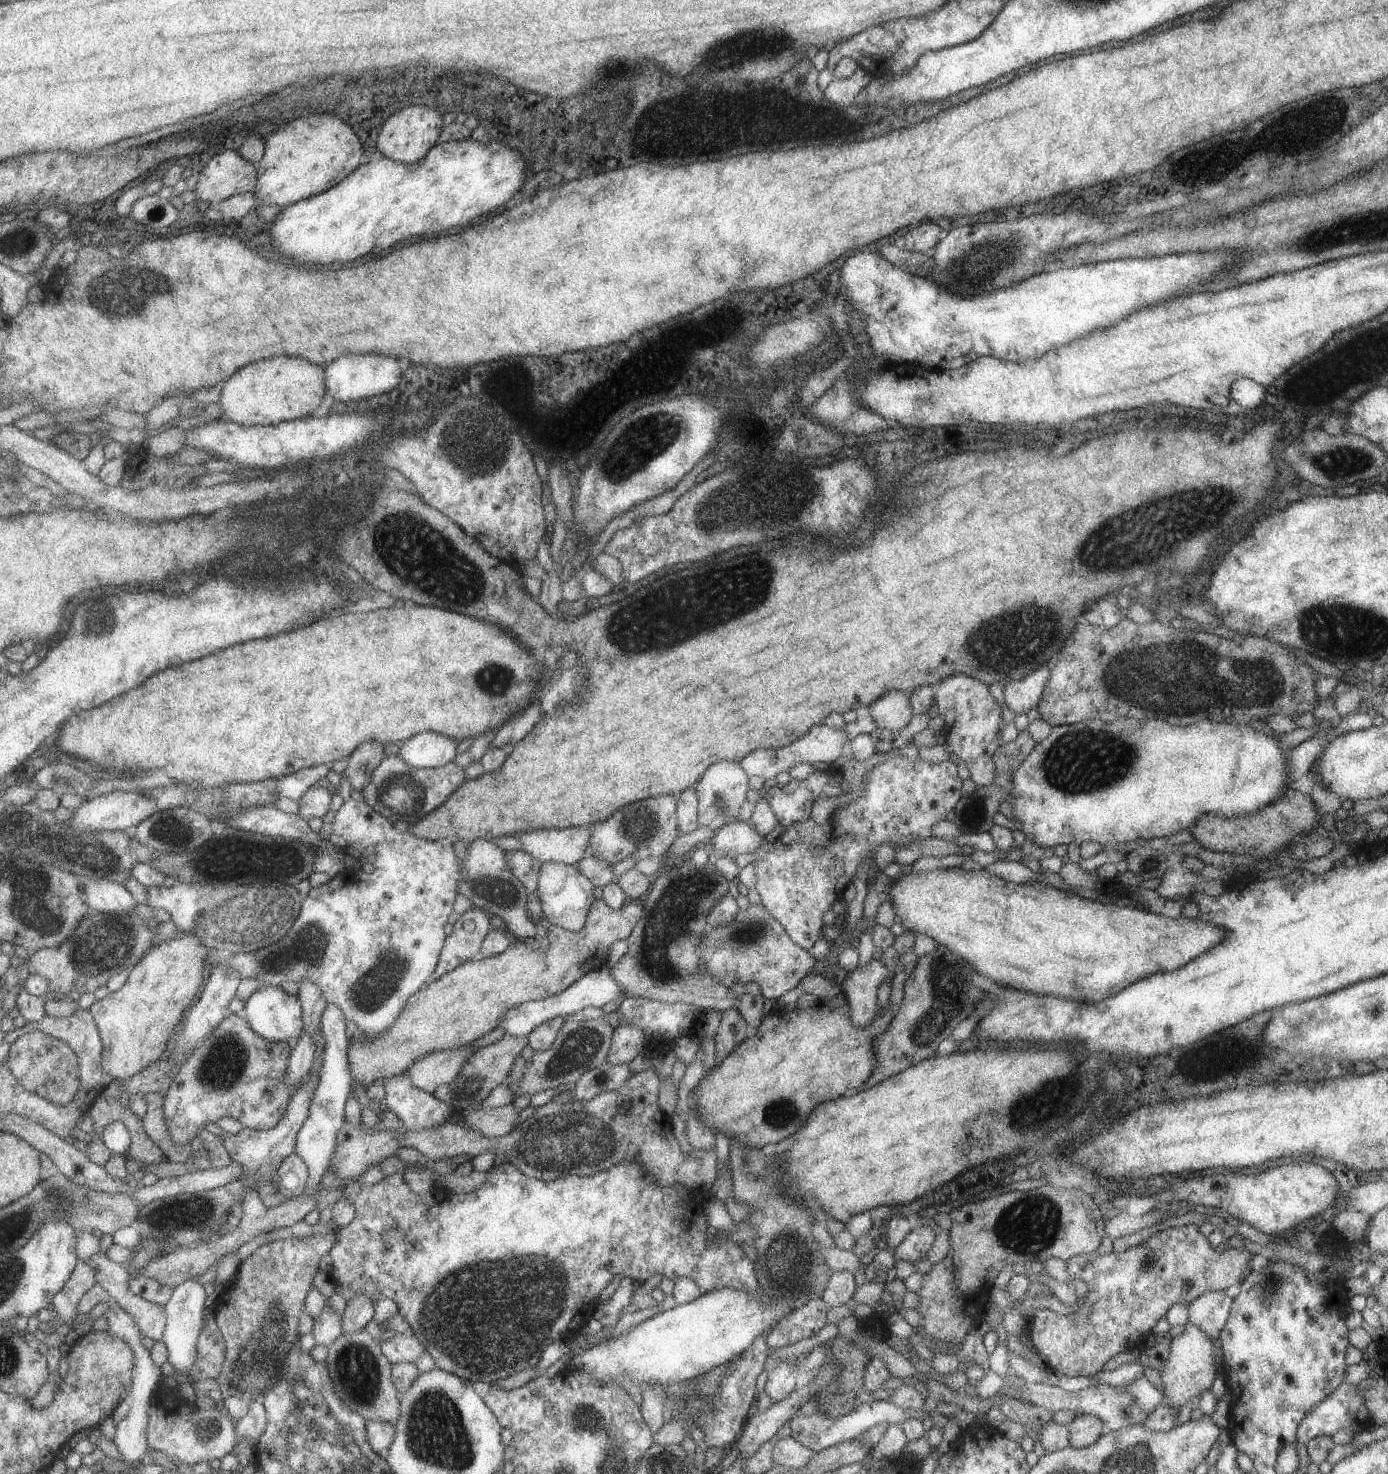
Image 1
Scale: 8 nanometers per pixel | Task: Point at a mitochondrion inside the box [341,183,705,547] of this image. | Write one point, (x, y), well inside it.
(472, 446)

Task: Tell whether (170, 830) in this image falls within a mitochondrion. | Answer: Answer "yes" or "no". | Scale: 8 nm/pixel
yes

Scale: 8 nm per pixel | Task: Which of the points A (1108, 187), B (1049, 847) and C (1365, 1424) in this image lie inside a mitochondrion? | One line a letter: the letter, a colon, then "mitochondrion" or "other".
A: other
B: other
C: other

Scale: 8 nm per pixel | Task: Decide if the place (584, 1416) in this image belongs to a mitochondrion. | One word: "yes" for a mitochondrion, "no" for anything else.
yes

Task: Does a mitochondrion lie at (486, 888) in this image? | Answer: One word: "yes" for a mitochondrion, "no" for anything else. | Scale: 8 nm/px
yes

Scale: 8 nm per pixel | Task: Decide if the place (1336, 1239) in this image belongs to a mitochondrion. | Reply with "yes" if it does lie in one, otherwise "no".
no

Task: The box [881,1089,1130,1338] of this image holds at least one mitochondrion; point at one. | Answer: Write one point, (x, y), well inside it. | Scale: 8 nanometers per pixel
(1029, 1225)

